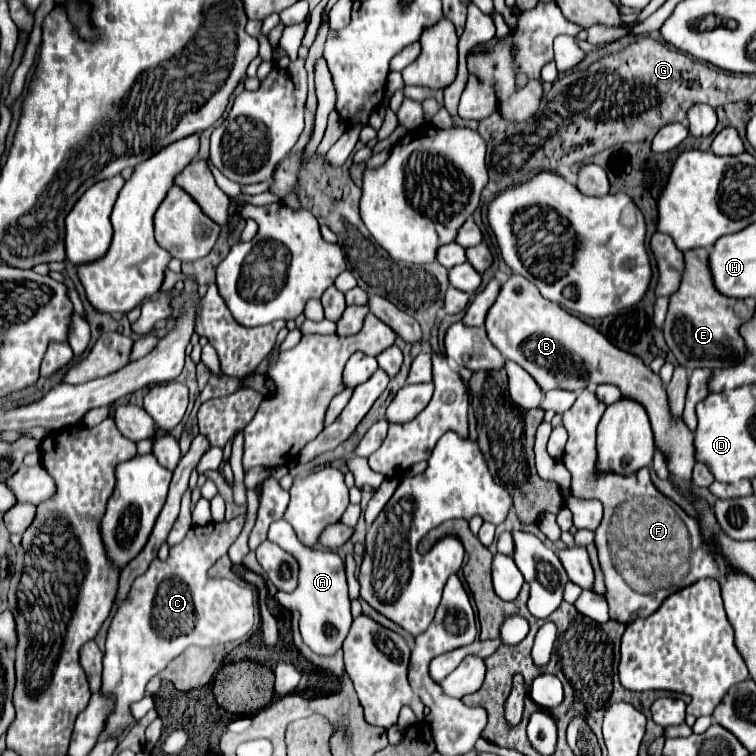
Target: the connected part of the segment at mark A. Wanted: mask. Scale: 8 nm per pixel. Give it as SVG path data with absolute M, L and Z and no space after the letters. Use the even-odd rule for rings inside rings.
M284 521L272 523L268 531L268 541L280 545L284 551L292 553L300 563L300 577L298 577L298 589L291 593L277 592L275 598L288 610L300 612L300 633L304 643L322 657L332 657L336 651L340 651L350 625L352 625L352 613L350 613L350 597L348 597L348 585L346 585L346 573L344 563L334 551L312 551L310 547L302 545L294 533L294 529Z

